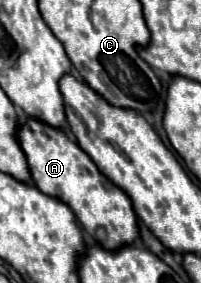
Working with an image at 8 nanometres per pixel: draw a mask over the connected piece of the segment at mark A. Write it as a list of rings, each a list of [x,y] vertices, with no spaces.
[[[28,116],[18,128],[18,142],[36,188],[66,202],[88,234],[96,234],[96,230],[102,228],[106,232],[106,238],[102,240],[104,248],[114,250],[124,244],[132,244],[138,238],[138,218],[128,196],[96,168],[92,158],[74,140],[70,140],[62,128],[54,128]]]

